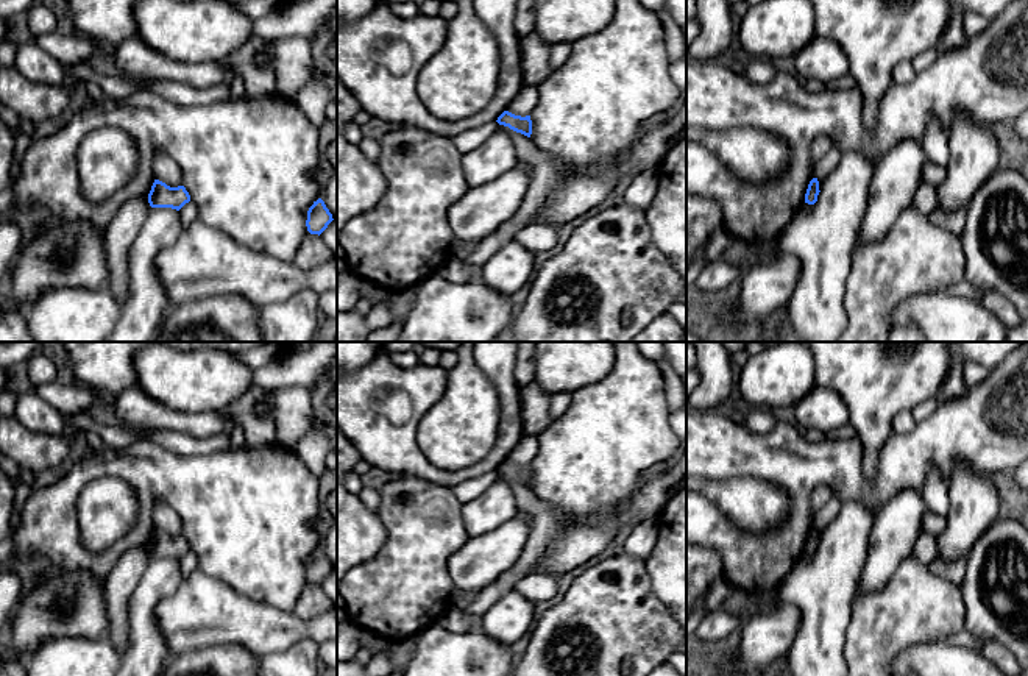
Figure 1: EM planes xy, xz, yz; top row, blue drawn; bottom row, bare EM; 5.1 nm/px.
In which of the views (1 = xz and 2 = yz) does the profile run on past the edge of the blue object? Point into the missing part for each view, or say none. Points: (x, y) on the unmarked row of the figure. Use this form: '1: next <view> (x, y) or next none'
1: next none
2: next none

